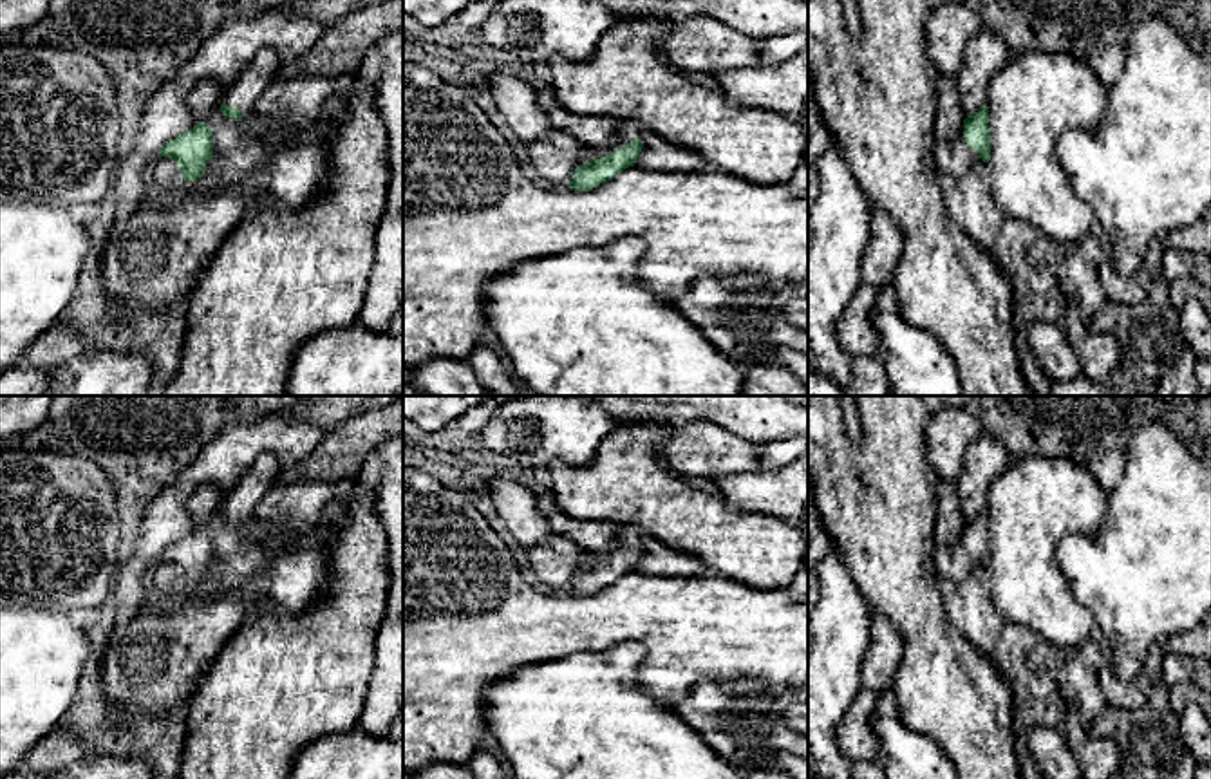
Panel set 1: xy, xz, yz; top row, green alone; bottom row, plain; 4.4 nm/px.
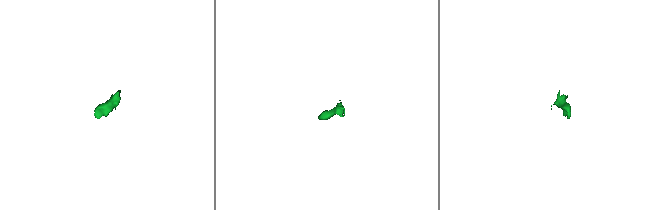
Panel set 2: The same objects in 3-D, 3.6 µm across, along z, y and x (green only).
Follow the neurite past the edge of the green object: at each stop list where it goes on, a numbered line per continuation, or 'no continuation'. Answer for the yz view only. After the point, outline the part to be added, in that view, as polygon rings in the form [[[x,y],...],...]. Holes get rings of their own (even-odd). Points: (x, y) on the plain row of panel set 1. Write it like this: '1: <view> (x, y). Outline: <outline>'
1: yz (953, 563). Outline: [[[963,542],[940,546],[934,551],[938,580],[962,582],[980,564]]]

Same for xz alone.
1: xz (628, 535). Outline: [[[622,524],[618,528],[618,533],[615,537],[615,542],[611,546],[611,549],[607,553],[595,553],[593,558],[595,558],[595,564],[598,562],[606,562],[609,560],[611,557],[616,557],[620,555],[624,549],[634,546],[634,544],[640,544],[642,542],[642,531],[634,526],[629,526],[629,524]]]

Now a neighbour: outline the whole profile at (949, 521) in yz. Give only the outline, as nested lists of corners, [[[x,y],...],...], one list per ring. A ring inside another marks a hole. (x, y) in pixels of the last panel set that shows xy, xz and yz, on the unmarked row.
[[[936,479],[934,497],[936,497],[936,517],[934,517],[936,548],[963,542],[965,519],[956,483]]]

